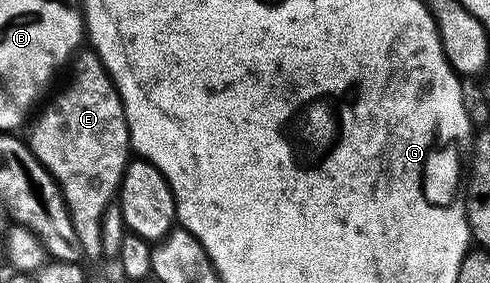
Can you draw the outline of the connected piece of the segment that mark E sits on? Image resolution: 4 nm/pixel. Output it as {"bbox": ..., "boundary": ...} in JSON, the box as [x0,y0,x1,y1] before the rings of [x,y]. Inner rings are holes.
{"bbox":[28,52,132,255],"boundary":[[[93,52],[79,53],[73,63],[74,75],[70,83],[47,104],[41,107],[42,115],[33,119],[34,127],[30,130],[28,143],[31,151],[39,158],[40,164],[54,176],[59,188],[68,196],[68,205],[72,224],[75,225],[76,235],[79,237],[87,255],[101,255],[101,218],[110,202],[115,201],[118,187],[122,184],[122,177],[126,165],[132,160],[130,145],[130,129],[124,112],[122,97],[118,94],[116,84],[110,79],[106,66]]]}

